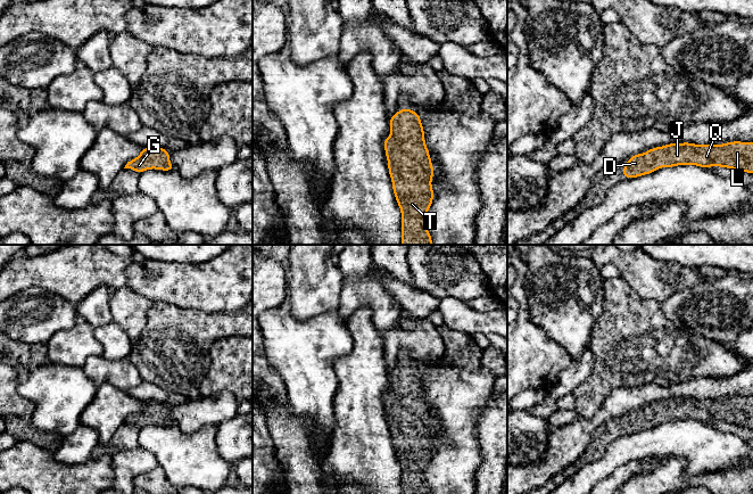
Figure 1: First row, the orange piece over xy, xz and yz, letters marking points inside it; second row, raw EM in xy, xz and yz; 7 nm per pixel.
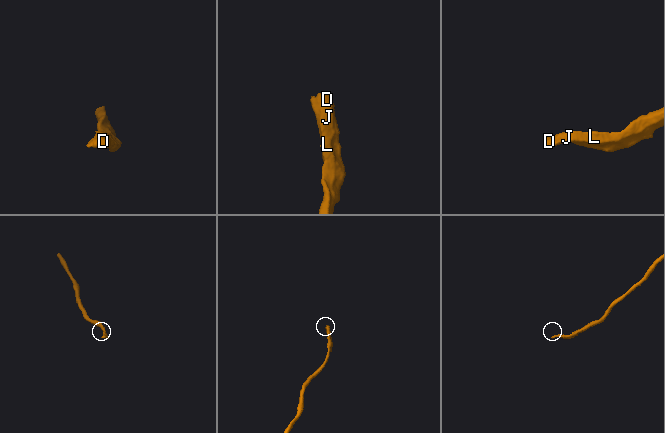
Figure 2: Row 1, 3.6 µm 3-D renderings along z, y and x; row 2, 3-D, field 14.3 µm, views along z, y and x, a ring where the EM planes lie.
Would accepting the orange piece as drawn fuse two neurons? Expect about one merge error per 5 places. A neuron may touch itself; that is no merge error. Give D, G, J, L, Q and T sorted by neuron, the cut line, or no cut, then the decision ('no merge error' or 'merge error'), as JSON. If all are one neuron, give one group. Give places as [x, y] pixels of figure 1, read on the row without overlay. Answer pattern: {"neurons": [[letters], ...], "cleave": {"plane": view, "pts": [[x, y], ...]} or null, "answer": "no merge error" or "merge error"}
{"neurons": [["D", "G", "J", "L", "Q", "T"]], "cleave": null, "answer": "no merge error"}

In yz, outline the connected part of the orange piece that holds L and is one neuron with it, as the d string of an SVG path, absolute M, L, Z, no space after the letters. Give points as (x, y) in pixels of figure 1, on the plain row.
M733 396L722 400L669 398L631 411L623 421L628 434L651 429L661 422L697 420L720 421L753 429L753 397Z

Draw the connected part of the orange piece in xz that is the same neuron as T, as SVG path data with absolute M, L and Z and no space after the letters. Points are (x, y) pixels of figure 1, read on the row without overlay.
M408 363L399 364L389 373L391 389L383 396L392 445L402 467L402 494L431 494L425 481L425 469L433 455L433 421L424 398L424 385L420 370Z

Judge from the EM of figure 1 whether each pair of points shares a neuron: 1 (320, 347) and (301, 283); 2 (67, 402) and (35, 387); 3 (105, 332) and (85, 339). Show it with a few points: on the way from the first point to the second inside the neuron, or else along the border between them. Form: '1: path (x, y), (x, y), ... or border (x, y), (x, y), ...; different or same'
1: border (288, 302), (297, 319), (337, 310); different
2: path (59, 394), (52, 387), (43, 387); same
3: border (93, 329), (93, 336), (102, 347), (101, 355); different

